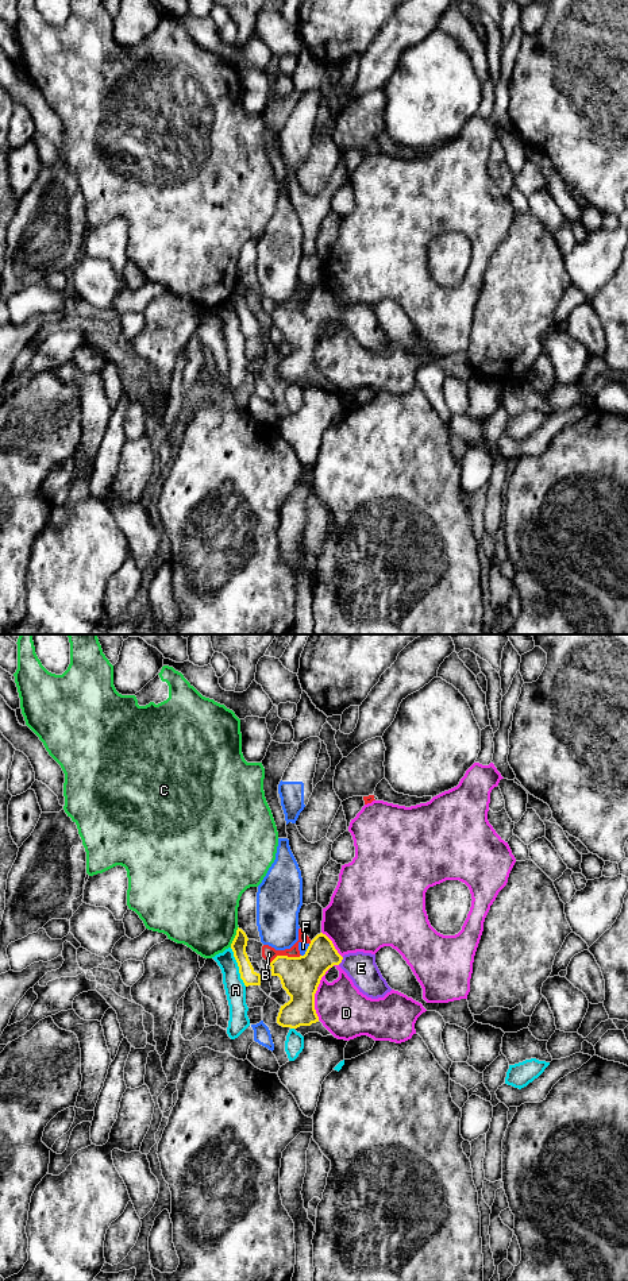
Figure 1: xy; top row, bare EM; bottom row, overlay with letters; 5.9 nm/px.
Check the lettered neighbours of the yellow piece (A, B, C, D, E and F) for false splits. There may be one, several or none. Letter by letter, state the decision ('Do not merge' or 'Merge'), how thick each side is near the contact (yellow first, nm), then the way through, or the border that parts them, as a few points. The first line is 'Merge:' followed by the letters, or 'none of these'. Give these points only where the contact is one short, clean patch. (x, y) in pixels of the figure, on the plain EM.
Merge: E
A: Do not merge. Thickness 90 nm (yellow) against 130 nm
B: Do not merge. Thickness 240 nm (yellow) against 90 nm
C: Do not merge. Thickness 90 nm (yellow) against 420 nm
D: Do not merge. Thickness 240 nm (yellow) against 300 nm
E: Merge. Thickness 220 nm (yellow) against 180 nm. Path across: xy (301, 328), (318, 312), (341, 313), (351, 315), (361, 320)
F: Do not merge. Thickness 240 nm (yellow) against 50 nm

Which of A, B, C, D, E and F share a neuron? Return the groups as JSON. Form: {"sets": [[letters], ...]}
{"sets": [["A"], ["B"], ["C"], ["D"], ["E"], ["F"]]}

